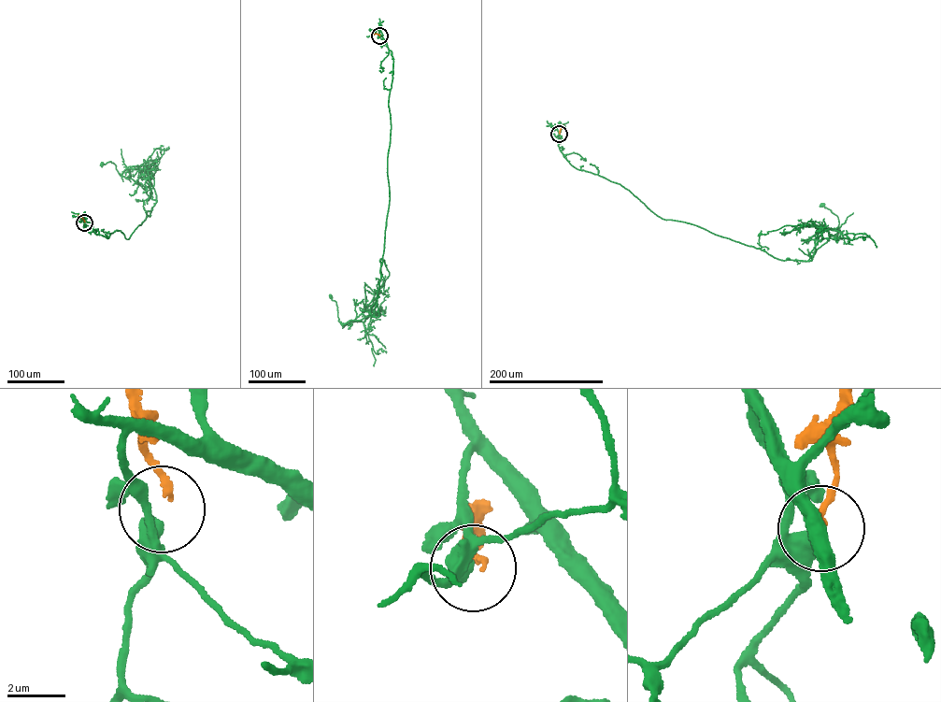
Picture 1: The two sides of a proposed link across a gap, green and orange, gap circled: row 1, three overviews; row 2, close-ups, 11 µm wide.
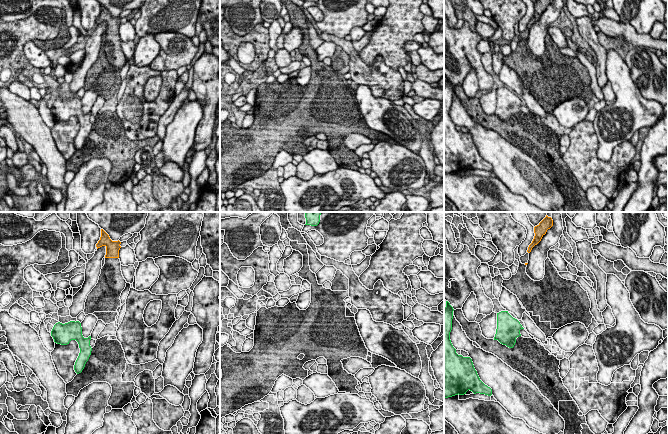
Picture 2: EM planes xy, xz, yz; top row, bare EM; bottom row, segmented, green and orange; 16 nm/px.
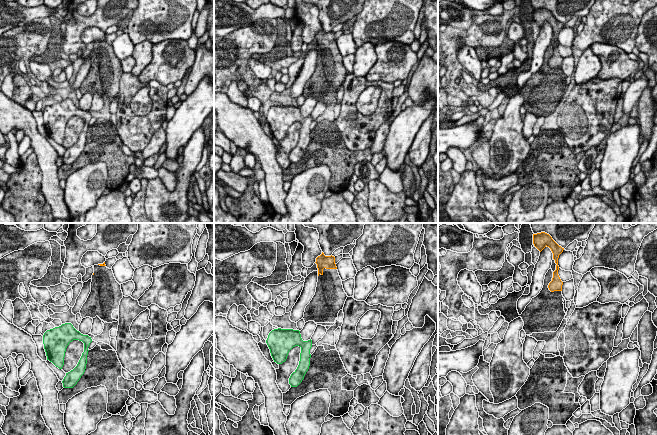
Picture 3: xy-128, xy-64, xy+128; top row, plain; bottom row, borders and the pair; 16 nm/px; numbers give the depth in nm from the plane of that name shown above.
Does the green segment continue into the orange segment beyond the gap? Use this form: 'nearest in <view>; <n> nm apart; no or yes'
nearest in yz; 800 nm apart; no

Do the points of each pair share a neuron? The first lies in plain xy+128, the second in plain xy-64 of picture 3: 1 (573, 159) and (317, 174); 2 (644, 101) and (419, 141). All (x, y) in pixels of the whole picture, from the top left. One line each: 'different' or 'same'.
1: different
2: same

